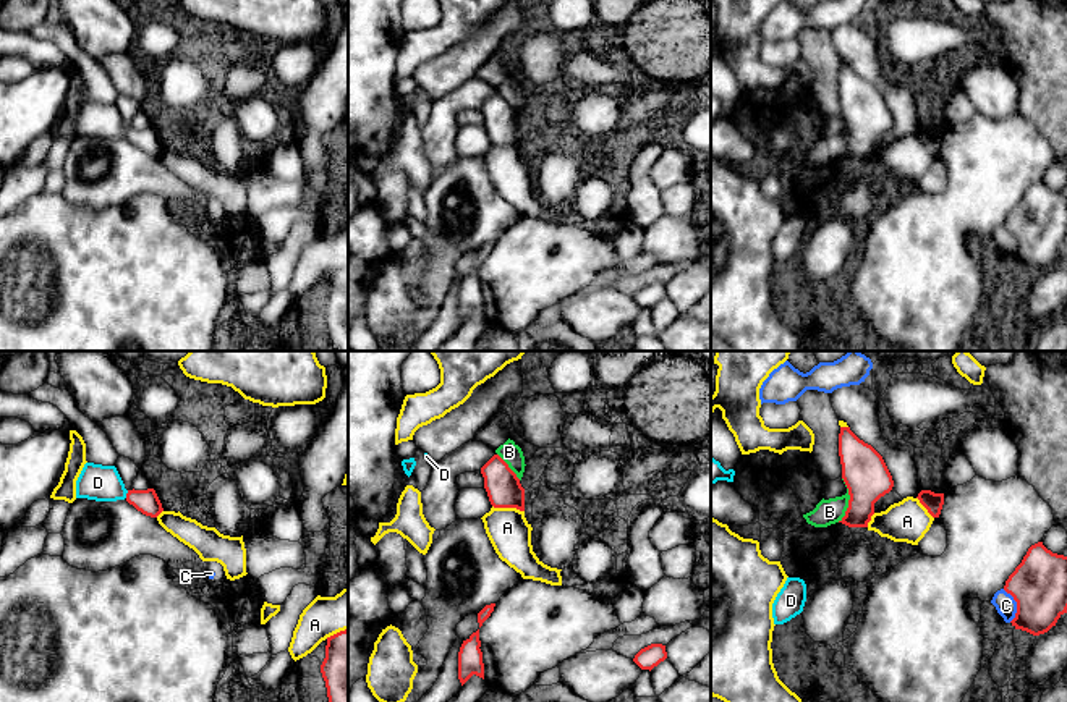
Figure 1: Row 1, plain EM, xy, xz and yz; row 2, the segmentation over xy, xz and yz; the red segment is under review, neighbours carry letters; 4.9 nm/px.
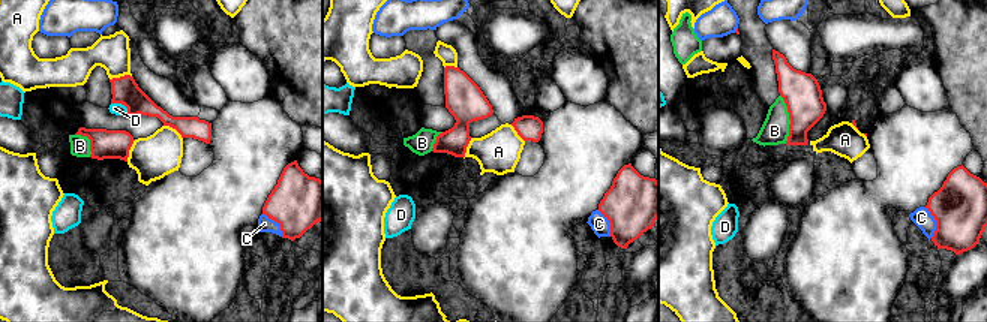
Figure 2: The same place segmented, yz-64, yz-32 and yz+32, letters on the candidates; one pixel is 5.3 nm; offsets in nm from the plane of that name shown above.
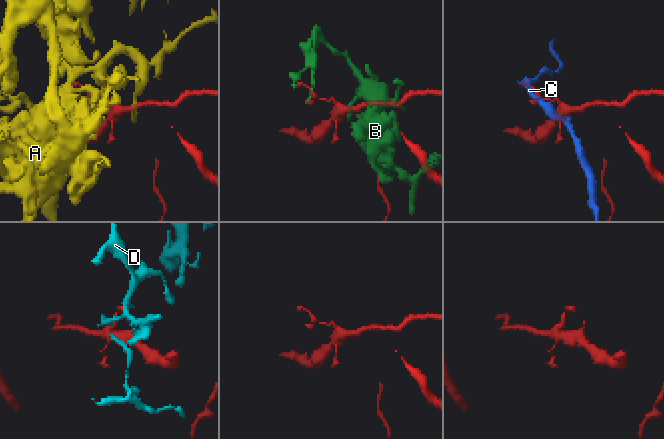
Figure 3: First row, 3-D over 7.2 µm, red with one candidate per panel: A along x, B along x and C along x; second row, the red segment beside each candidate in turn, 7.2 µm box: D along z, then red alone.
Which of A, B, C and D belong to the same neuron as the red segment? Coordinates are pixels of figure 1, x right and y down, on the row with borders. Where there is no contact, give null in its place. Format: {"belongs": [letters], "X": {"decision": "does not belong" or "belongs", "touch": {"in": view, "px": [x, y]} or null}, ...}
{"belongs": [], "A": {"decision": "does not belong", "touch": {"in": "xz", "px": [509, 507]}}, "B": {"decision": "does not belong", "touch": {"in": "yz", "px": [849, 500]}}, "C": {"decision": "does not belong", "touch": {"in": "yz", "px": [1017, 605]}}, "D": {"decision": "does not belong", "touch": {"in": "xy", "px": [127, 494]}}}

